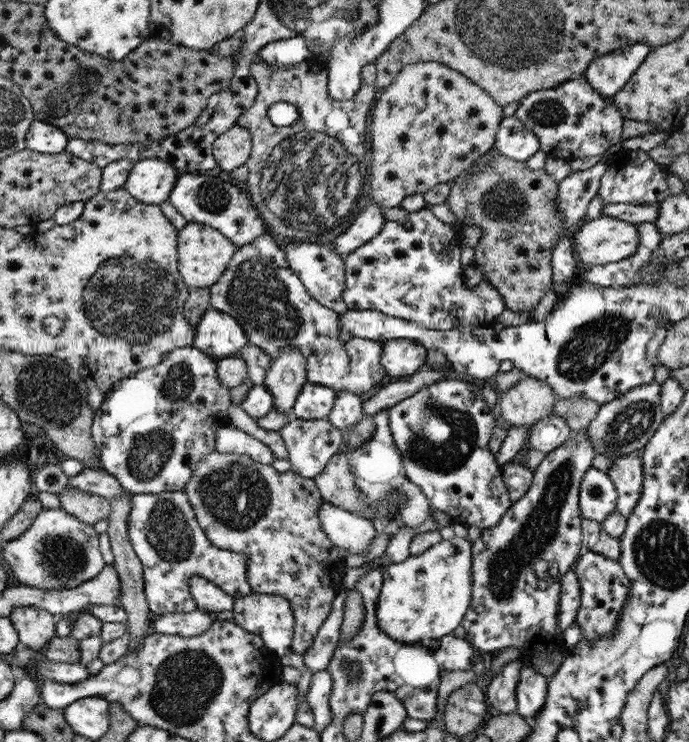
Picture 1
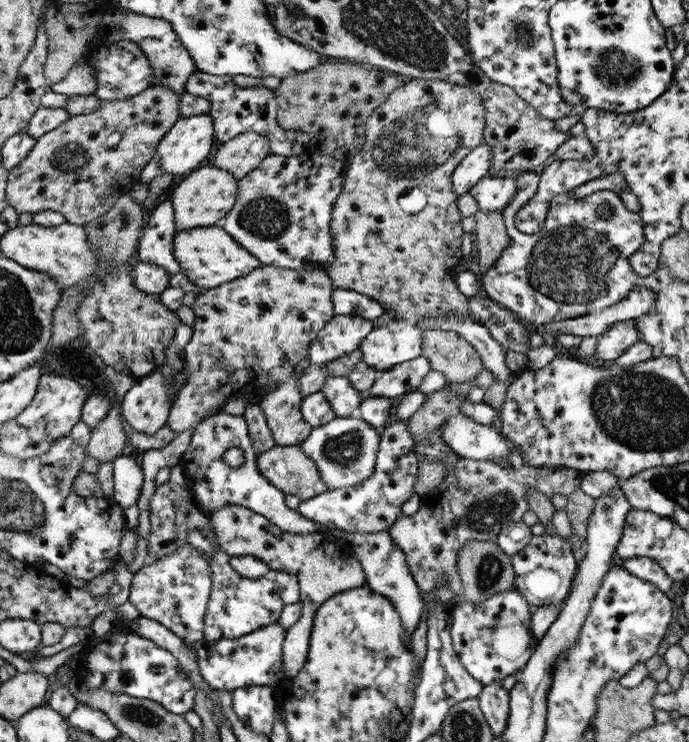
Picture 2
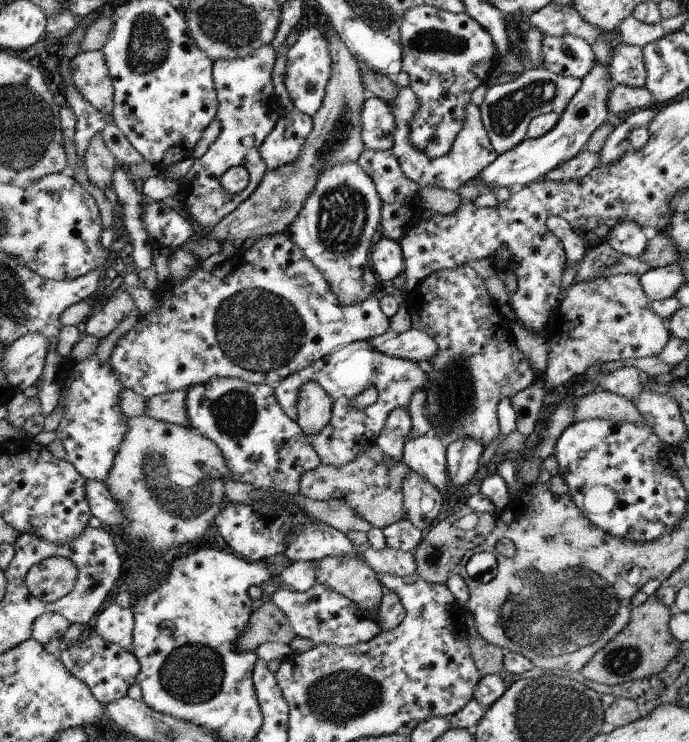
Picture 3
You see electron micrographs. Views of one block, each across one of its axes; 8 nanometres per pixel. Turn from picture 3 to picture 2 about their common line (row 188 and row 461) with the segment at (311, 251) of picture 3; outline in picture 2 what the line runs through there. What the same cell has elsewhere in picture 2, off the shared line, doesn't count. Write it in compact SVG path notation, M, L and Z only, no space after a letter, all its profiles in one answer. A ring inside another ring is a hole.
M335 417L323 426L314 427L312 434L299 448L314 461L322 481L326 481L332 491L364 483L373 475L379 443L380 431L366 421Z

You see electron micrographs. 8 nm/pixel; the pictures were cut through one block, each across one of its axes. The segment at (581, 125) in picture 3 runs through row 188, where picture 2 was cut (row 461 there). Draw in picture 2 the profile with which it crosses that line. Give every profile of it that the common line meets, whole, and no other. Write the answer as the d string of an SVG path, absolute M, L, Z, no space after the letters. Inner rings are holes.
M456 411L442 424L442 440L460 459L494 463L507 460L515 466L522 458L510 440L499 436L491 426Z

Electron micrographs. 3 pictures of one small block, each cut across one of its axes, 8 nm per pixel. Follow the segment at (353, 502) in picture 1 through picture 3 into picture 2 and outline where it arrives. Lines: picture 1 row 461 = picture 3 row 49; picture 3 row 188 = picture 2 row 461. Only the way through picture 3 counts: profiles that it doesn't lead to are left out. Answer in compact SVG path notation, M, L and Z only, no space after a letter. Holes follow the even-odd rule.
M276 445L268 452L258 453L256 465L266 480L285 496L298 496L304 501L330 491L314 461L298 445Z

